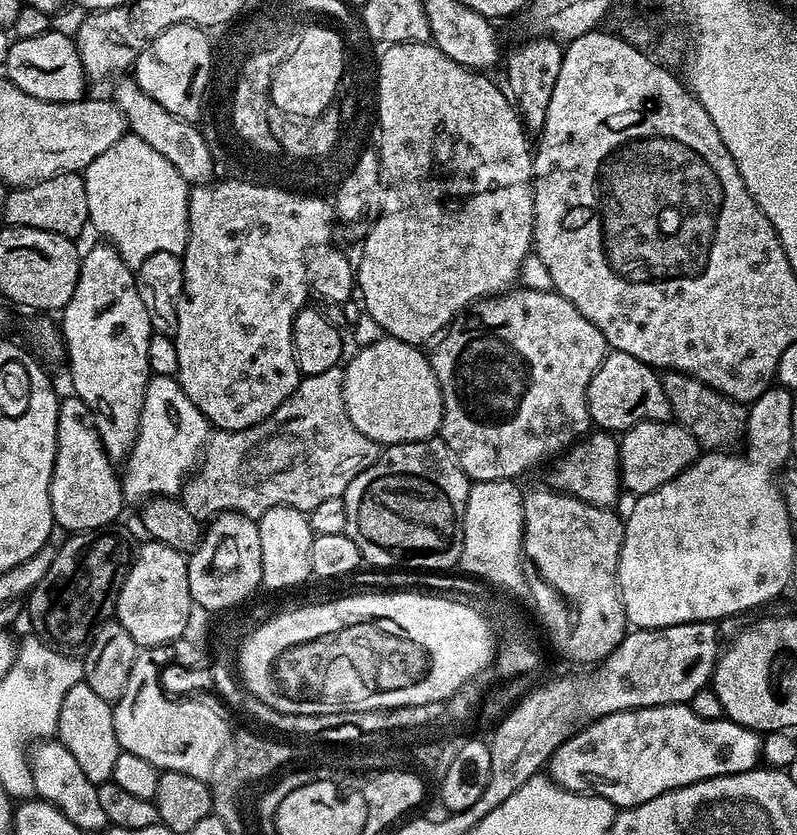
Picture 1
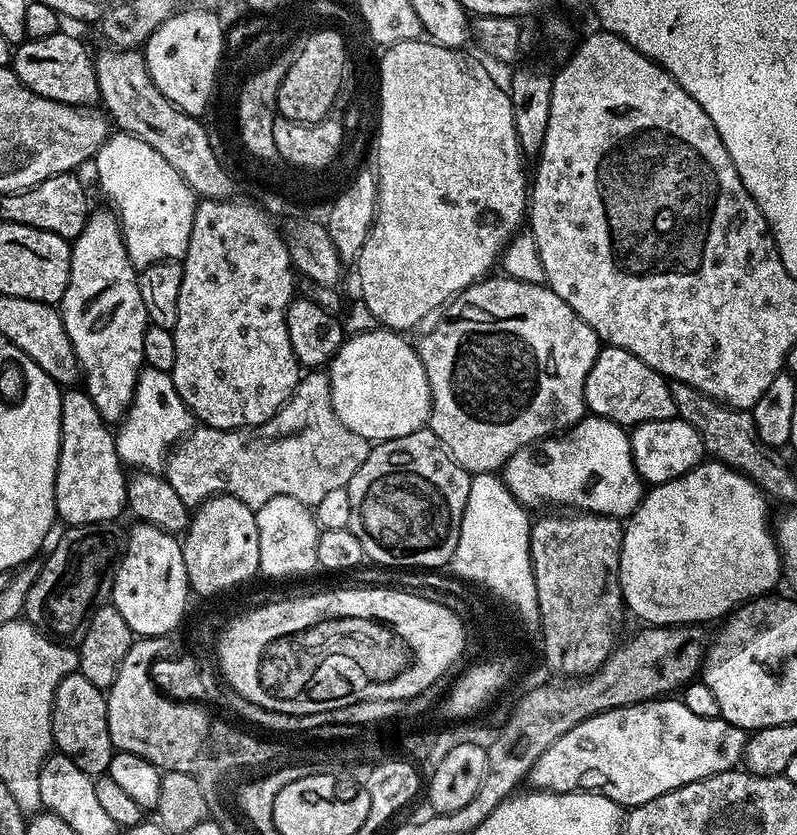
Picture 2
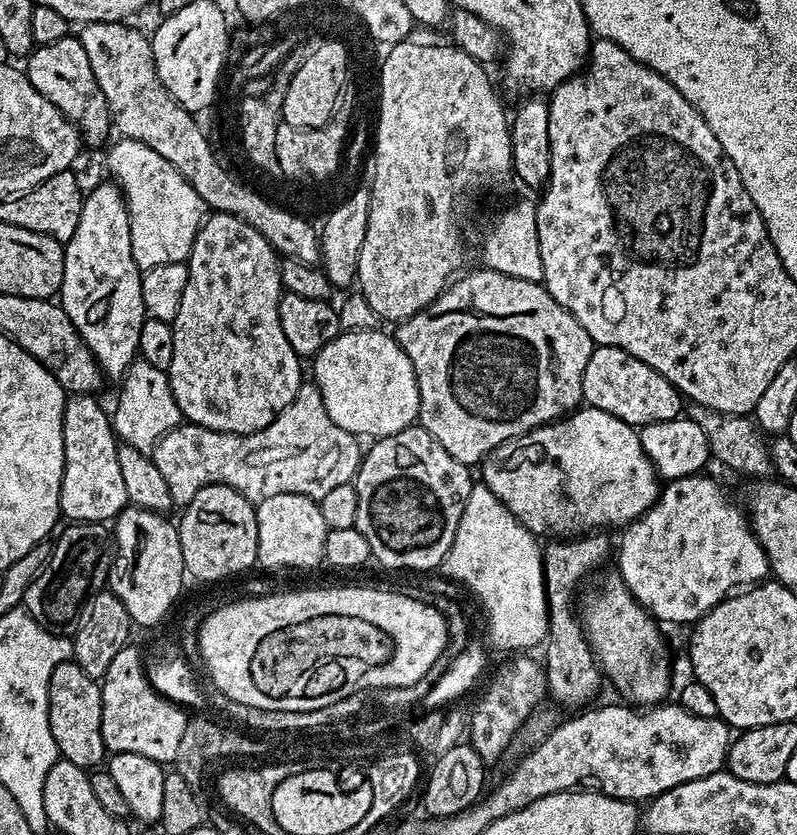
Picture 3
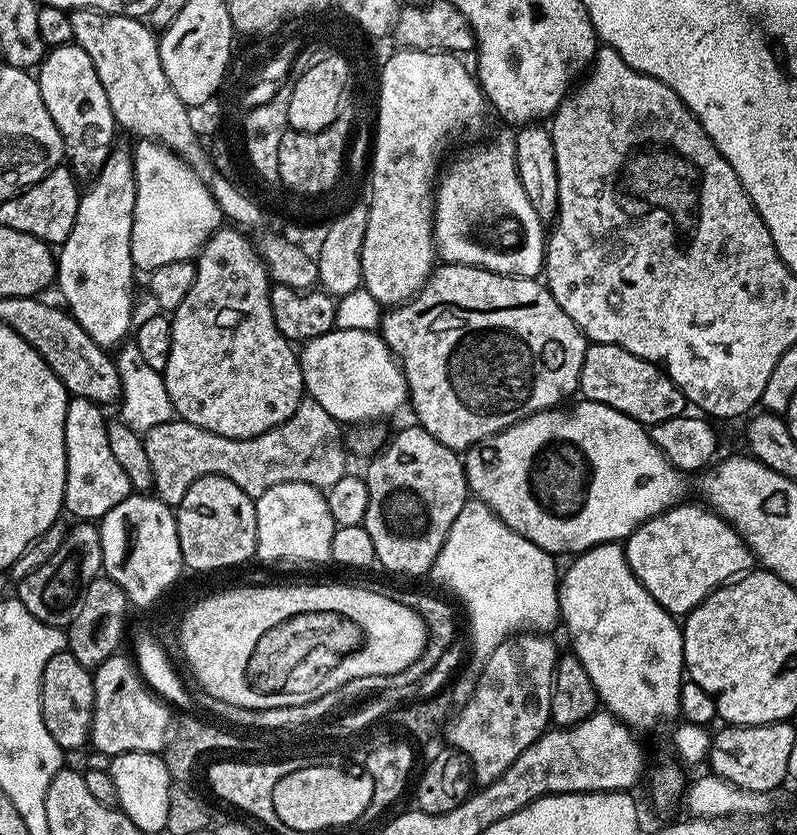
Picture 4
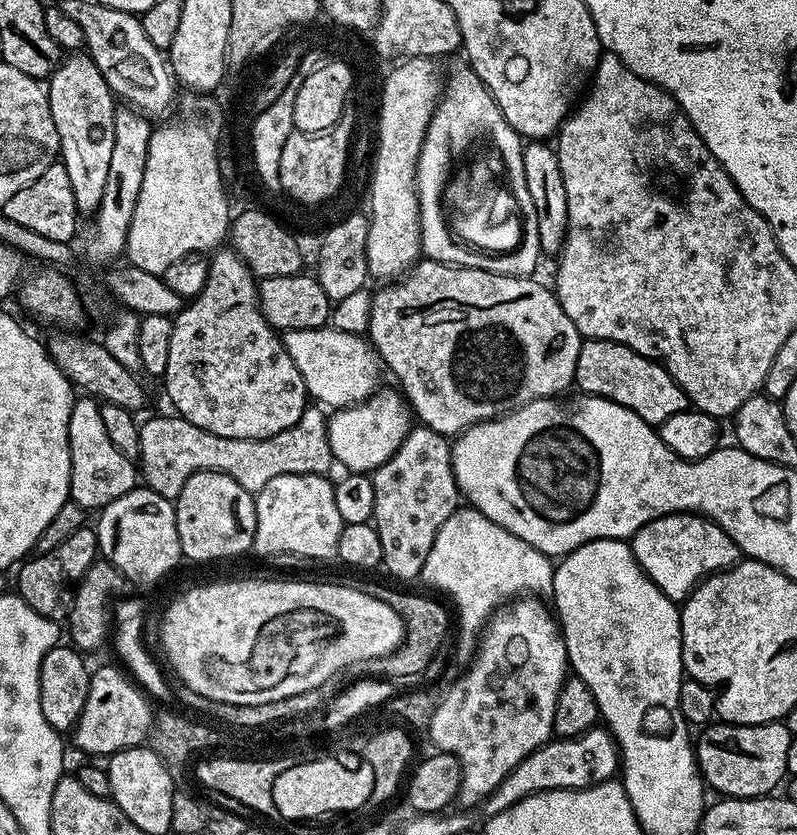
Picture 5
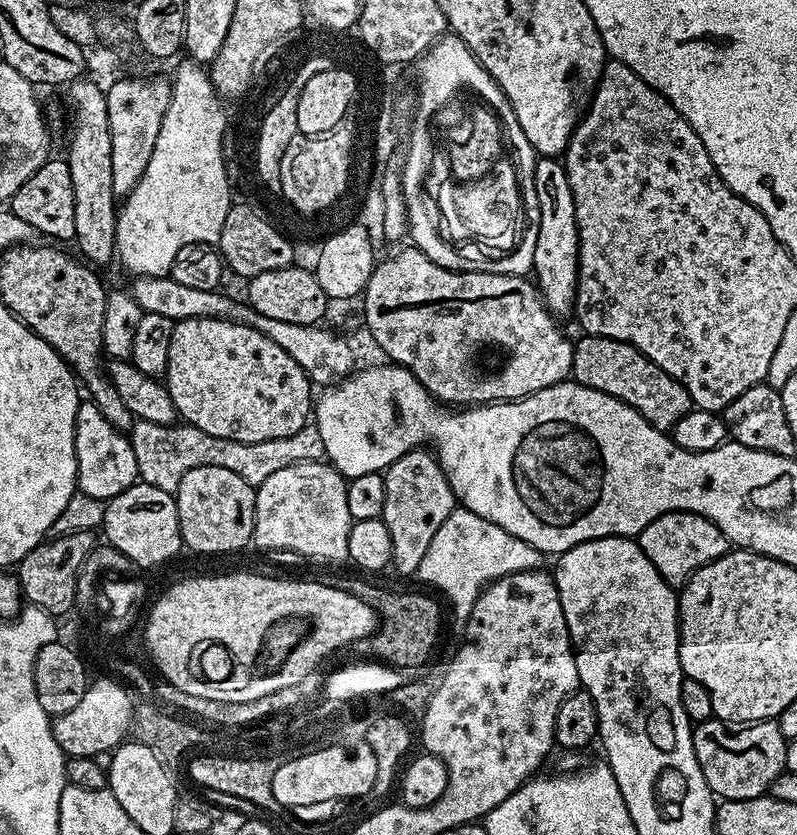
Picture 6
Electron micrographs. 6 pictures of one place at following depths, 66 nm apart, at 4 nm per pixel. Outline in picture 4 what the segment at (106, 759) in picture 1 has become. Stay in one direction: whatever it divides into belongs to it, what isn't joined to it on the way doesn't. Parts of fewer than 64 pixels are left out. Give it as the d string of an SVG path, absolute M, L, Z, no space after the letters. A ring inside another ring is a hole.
M67 650L54 654L42 670L40 701L42 702L42 722L50 730L50 738L58 742L65 753L72 754L79 748L88 748L92 738L92 719L94 718L93 673L74 654Z

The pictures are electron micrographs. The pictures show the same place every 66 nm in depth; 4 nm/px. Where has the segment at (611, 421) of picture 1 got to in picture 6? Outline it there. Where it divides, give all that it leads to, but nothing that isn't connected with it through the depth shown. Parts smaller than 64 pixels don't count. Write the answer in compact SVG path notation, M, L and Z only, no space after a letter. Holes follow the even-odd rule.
M587 334L581 335L581 340L578 339L572 345L572 370L570 373L571 379L575 380L577 384L582 386L590 386L594 390L598 390L602 394L610 394L614 398L618 398L623 404L629 404L639 416L644 416L648 424L654 425L659 432L668 432L677 422L678 418L682 418L687 412L692 411L694 405L690 394L683 388L680 383L676 381L673 376L666 374L660 367L658 367L654 361L650 358L646 358L646 354L642 354L633 344L627 344L621 340L615 340L614 338L606 338L605 336L589 336Z

